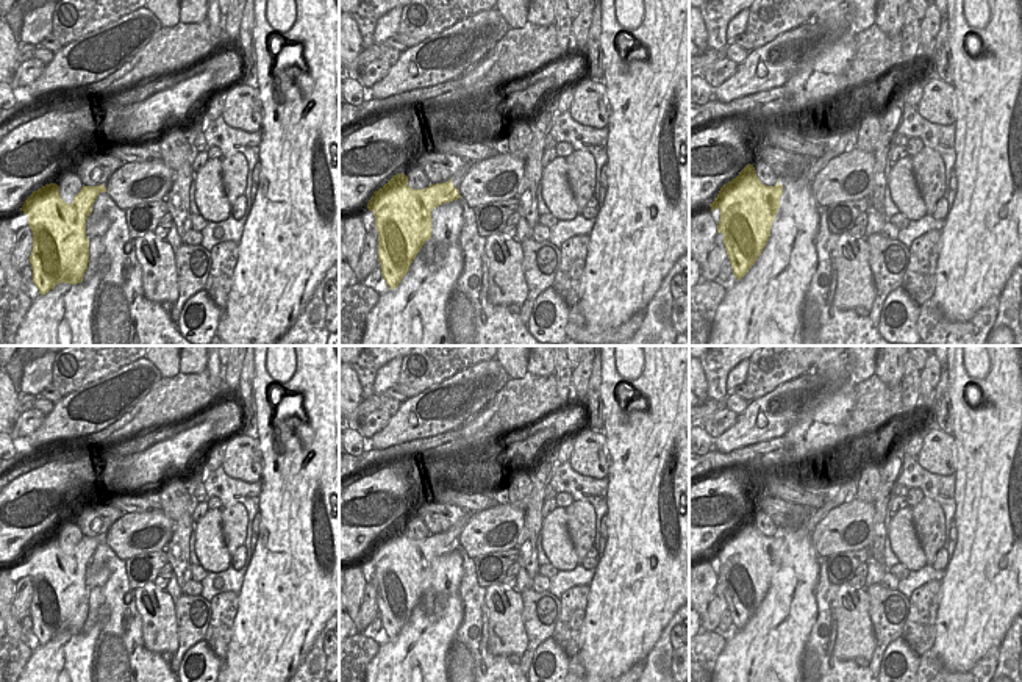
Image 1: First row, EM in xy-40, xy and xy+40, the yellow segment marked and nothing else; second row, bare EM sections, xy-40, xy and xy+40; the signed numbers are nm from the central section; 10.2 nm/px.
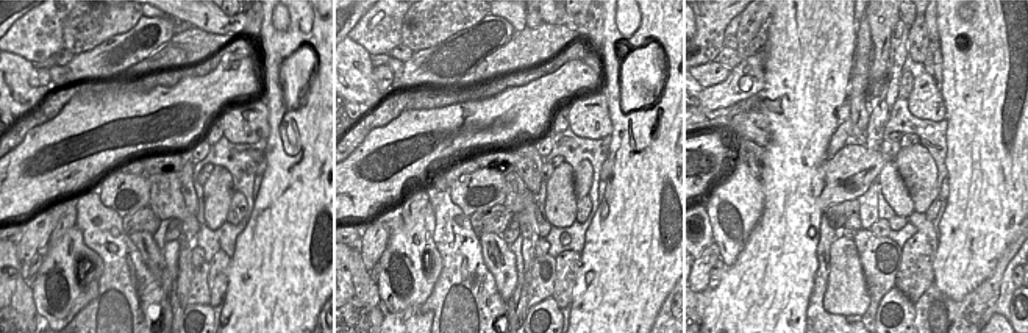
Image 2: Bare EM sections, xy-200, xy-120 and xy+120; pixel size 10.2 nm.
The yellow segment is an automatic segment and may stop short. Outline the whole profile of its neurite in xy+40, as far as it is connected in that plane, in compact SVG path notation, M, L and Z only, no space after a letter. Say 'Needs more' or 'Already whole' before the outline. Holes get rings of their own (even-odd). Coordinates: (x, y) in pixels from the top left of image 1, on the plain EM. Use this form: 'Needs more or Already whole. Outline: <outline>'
Already whole. Outline: M747 515L736 529L720 538L714 552L709 554L711 562L716 558L720 562L717 583L724 585L725 601L738 630L749 623L766 598L783 544L778 529L775 537L766 537L755 522L753 515Z

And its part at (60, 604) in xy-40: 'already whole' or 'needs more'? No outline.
already whole

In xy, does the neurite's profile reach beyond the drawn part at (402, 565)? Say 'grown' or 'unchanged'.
unchanged

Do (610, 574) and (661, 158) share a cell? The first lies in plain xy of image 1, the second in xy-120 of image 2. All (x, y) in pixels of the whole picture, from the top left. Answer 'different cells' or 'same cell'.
same cell

